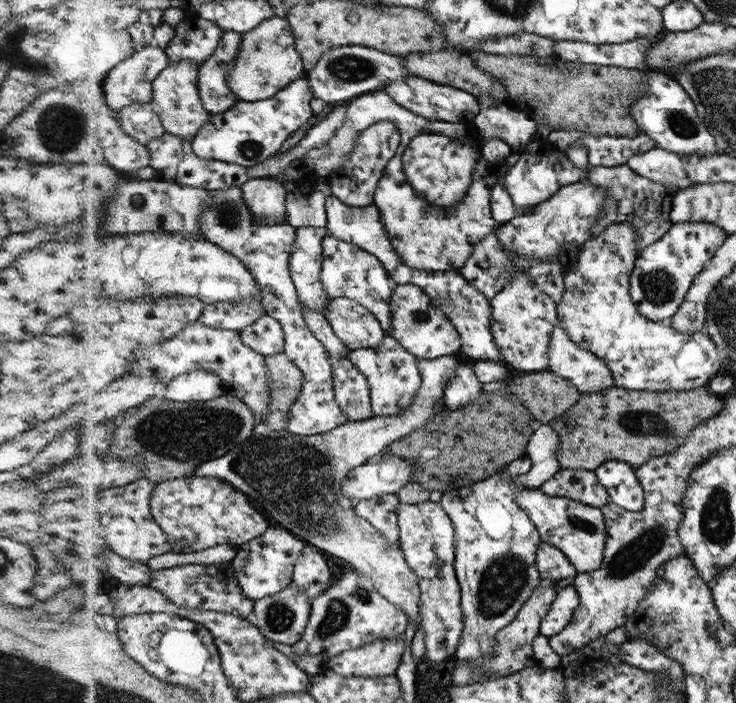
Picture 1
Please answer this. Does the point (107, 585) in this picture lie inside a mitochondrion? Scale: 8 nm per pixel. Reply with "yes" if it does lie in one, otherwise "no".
no

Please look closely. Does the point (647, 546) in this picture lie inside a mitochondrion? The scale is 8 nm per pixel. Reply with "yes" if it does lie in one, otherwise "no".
yes

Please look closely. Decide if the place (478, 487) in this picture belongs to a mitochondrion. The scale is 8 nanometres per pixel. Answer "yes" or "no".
no

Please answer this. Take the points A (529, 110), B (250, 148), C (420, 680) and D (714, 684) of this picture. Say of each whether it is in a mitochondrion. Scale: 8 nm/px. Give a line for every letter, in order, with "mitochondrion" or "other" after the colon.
A: other
B: mitochondrion
C: other
D: other

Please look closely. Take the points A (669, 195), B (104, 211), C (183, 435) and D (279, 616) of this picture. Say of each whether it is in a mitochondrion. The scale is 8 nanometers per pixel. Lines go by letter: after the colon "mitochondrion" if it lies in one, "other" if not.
A: other
B: other
C: mitochondrion
D: mitochondrion

